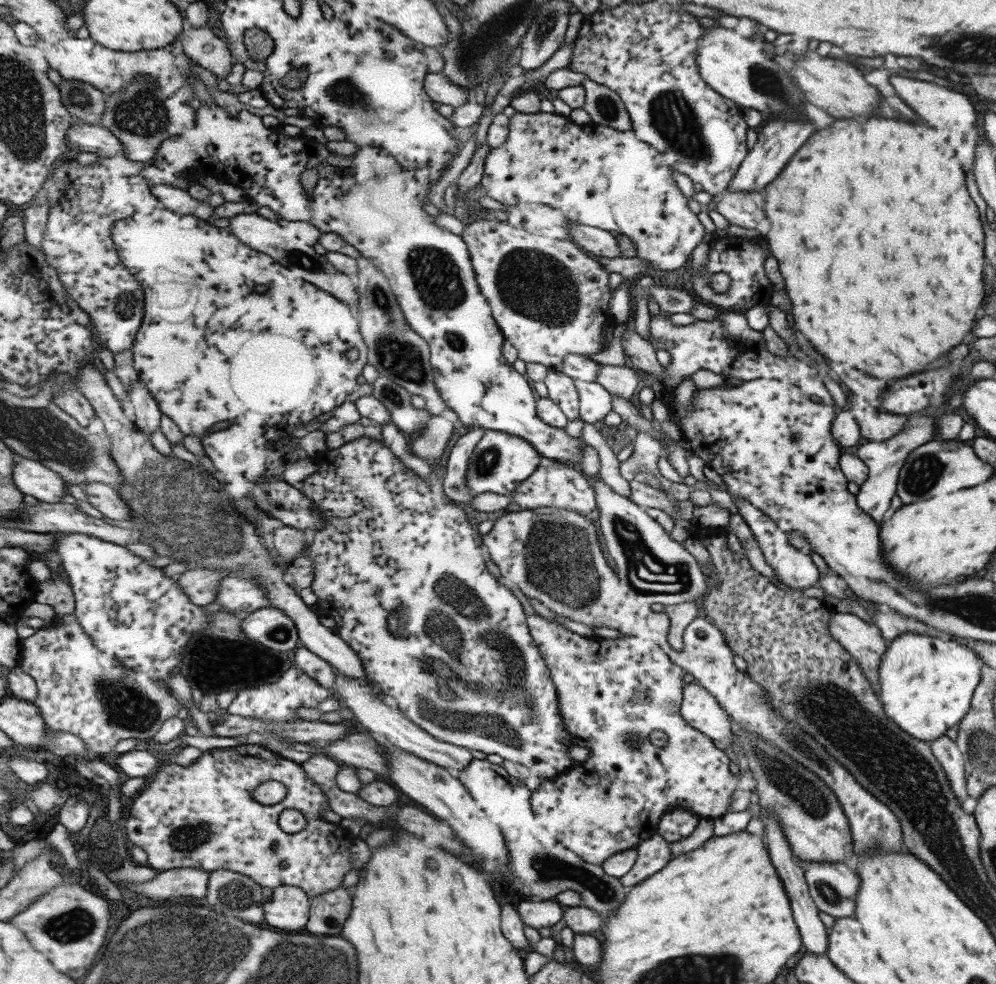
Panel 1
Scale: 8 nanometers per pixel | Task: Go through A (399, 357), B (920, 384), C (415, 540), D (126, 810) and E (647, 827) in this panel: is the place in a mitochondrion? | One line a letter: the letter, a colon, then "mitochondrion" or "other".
A: mitochondrion
B: other
C: other
D: other
E: other

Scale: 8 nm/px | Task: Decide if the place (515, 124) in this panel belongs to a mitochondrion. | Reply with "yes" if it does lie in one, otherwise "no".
no

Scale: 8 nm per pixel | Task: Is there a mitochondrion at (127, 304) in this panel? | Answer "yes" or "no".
yes

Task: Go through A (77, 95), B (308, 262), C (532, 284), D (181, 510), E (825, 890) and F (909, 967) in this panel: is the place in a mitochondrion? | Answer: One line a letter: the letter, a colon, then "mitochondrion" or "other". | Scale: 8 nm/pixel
A: mitochondrion
B: mitochondrion
C: mitochondrion
D: mitochondrion
E: mitochondrion
F: other

